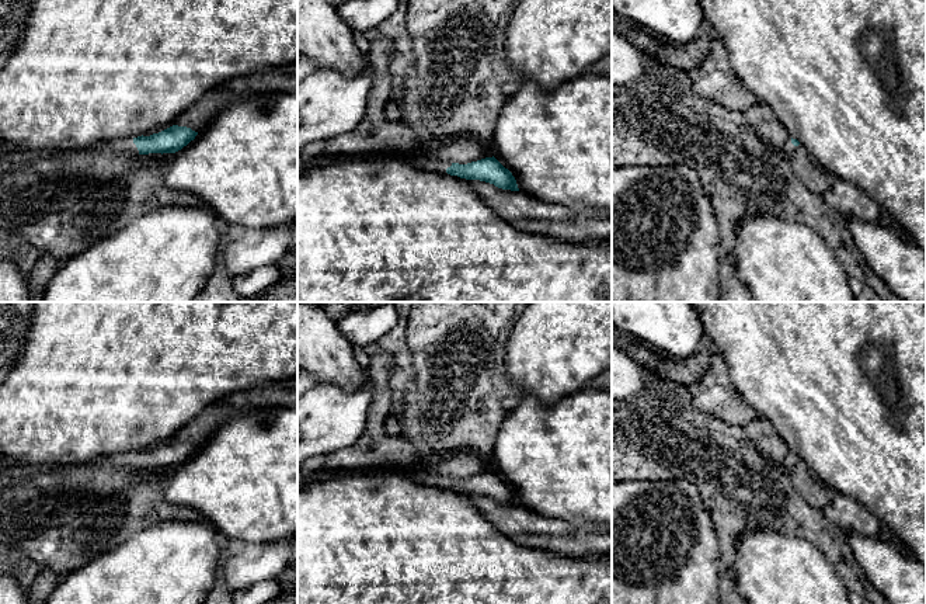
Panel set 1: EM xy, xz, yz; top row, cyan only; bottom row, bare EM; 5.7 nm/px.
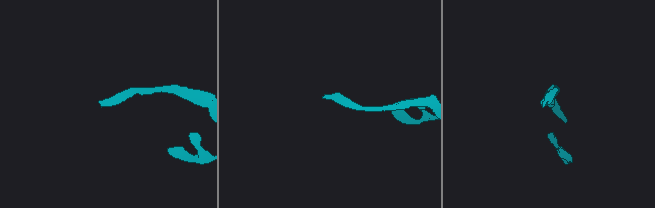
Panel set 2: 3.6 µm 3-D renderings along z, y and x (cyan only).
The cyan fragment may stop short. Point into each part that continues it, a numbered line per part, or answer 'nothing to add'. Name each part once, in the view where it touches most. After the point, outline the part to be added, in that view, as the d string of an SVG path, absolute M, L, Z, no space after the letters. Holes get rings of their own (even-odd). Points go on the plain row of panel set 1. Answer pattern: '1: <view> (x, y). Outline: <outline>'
1: xy (126, 460). Outline: M133 452L100 457L94 459L93 462L83 464L83 465L102 465L102 464L112 465L112 466L139 469L139 465L136 459L133 458ZM79 465L79 466L83 466L83 465Z

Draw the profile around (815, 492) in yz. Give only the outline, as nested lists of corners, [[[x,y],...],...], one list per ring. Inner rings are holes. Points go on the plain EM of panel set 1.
[[[801,458],[789,473],[797,493],[804,497],[812,508],[822,510],[836,496],[836,492],[819,480]]]

